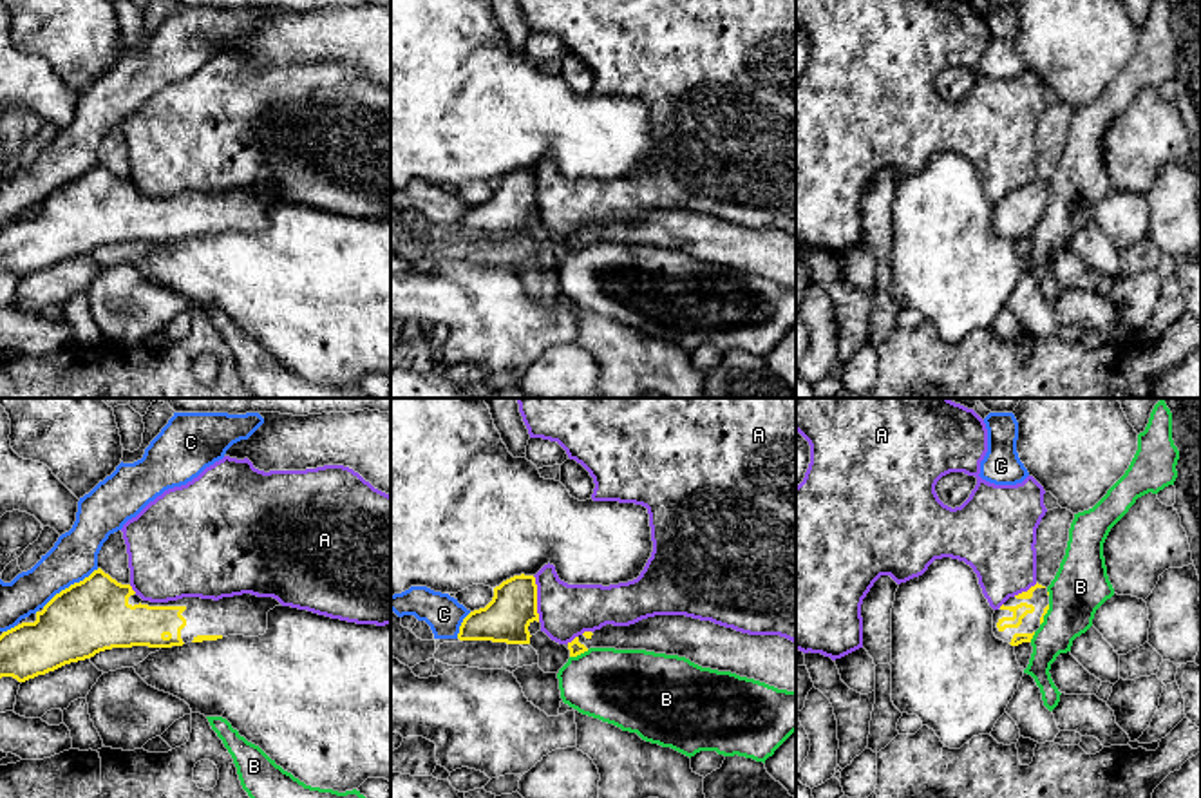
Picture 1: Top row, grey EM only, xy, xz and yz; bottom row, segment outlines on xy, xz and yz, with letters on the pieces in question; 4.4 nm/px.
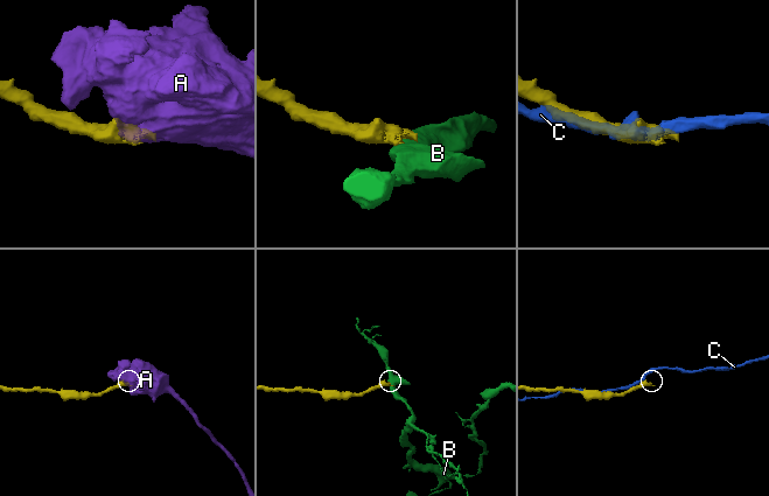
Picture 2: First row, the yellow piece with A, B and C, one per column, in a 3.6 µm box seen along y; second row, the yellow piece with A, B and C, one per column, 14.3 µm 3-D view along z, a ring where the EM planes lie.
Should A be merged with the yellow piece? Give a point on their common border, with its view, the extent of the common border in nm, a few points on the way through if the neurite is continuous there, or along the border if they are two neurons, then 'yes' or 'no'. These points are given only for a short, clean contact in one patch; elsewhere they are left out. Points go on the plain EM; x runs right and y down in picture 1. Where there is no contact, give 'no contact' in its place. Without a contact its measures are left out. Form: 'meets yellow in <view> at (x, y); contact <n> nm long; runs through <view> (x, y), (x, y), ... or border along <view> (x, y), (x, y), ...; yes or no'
meets yellow in xz at (536, 194); contact 220 nm long; no

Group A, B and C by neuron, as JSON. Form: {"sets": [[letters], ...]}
{"sets": [["A"], ["B"], ["C"]]}

